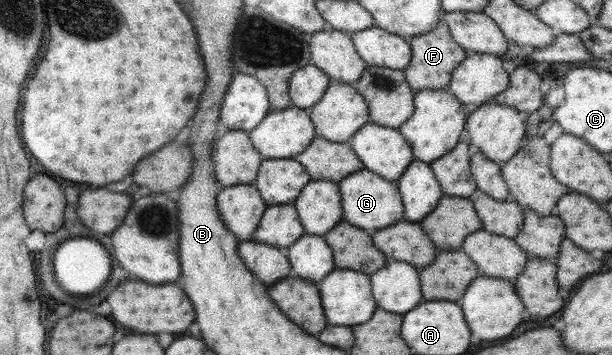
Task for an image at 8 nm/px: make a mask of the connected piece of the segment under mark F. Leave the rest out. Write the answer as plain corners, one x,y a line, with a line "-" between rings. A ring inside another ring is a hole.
443,21
425,34
412,36
409,38
409,43
412,57
402,71
409,88
412,88
414,92
423,89
445,89
450,81
451,71
468,53
451,38
447,24

